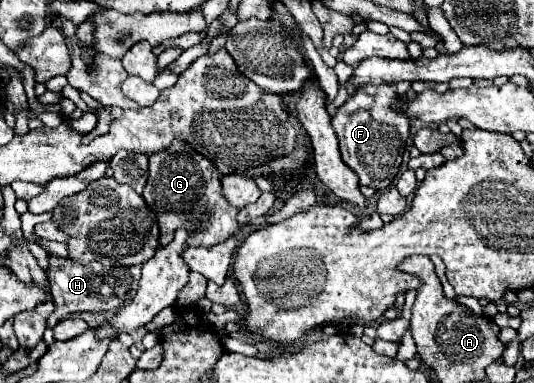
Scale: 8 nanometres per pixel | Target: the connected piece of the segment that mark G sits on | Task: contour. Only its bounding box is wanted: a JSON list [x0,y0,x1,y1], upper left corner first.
[143,141,239,247]

